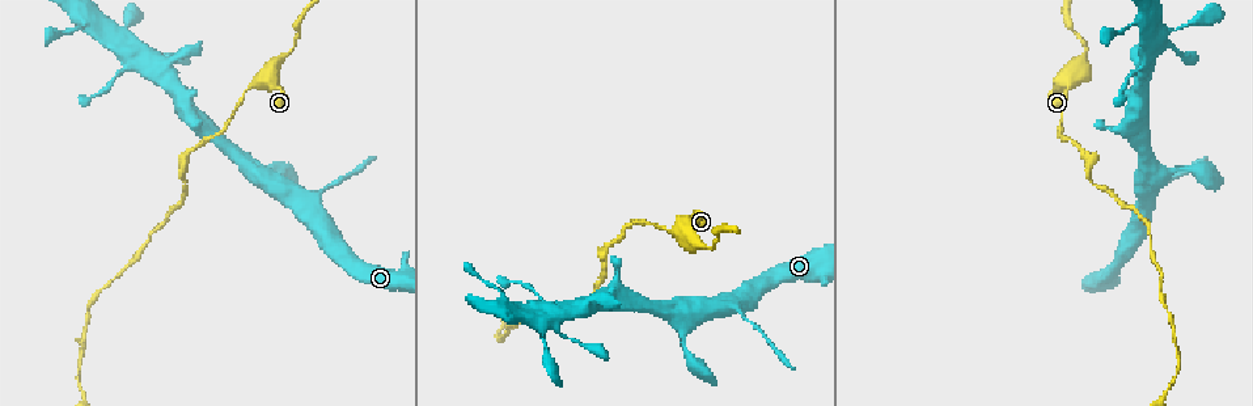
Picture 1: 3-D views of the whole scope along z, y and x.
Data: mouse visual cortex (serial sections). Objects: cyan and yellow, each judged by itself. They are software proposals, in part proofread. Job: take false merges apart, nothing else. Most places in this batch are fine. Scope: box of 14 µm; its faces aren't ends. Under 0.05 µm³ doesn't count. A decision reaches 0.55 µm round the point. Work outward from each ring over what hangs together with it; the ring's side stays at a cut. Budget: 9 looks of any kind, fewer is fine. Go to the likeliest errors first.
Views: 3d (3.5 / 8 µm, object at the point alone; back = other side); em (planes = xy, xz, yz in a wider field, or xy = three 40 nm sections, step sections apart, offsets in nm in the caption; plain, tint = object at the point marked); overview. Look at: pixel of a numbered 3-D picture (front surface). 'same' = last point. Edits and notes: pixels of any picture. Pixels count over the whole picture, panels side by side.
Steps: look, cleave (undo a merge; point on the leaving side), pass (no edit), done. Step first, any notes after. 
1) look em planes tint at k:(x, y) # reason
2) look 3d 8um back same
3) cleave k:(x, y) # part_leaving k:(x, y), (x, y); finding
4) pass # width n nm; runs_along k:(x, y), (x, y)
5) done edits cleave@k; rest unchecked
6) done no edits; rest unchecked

look 3d 3.5um at 1:(662, 227) # thick turns thin

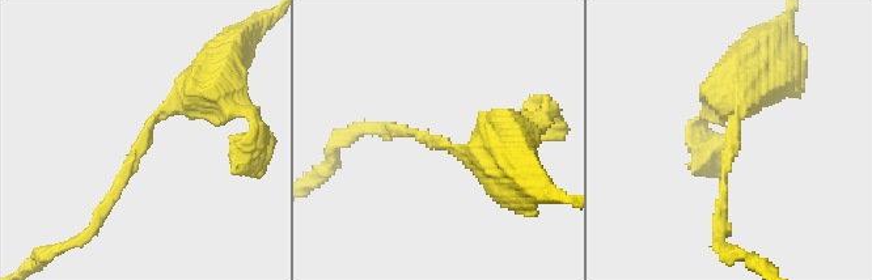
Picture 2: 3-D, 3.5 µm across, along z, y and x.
look em xy step 5 tint at 2:(738, 123) # arm_widths 150, 500 nm; need the tissue

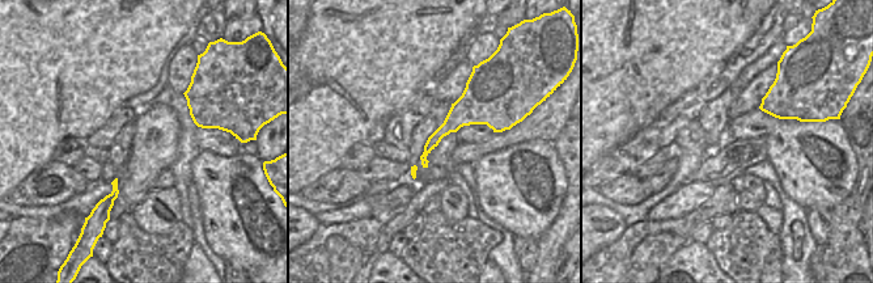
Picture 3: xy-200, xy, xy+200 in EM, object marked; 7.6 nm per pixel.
pass # runs_along 2:(220, 96), (172, 104), (111, 196); one cell here

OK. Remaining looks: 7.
look 3d 3.5um back at 1:(731, 306) # small branch off a trunk

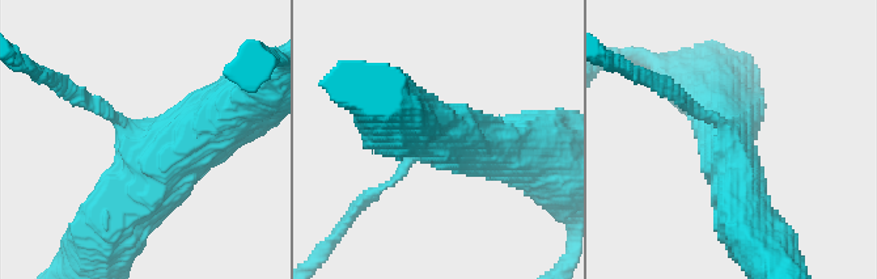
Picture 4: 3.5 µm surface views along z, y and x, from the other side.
look em xy step 5 tint at 4:(726, 149) # arms 3; arm_widths 150, 700, 700 nm

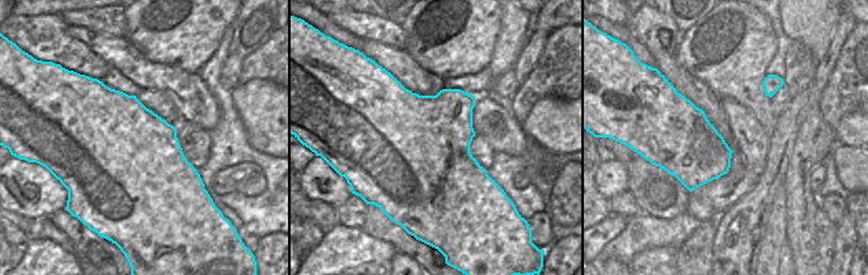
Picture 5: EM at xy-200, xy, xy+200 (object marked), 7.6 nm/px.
look em planes tint same # cut it another way

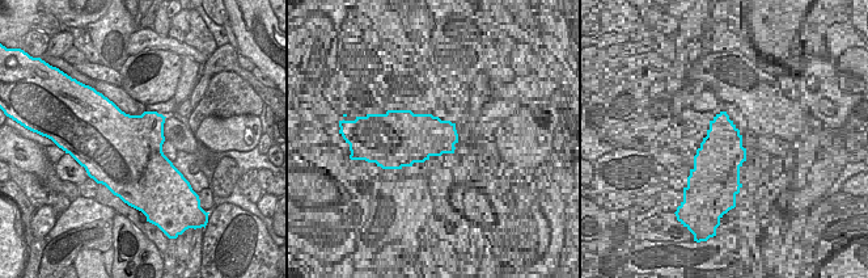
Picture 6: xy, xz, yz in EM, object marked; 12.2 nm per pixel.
pass # runs_along 4:(111, 237), (156, 173), (228, 109); one cell here

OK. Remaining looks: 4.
look 3d 3.5um at 1:(121, 31) # four-way junction

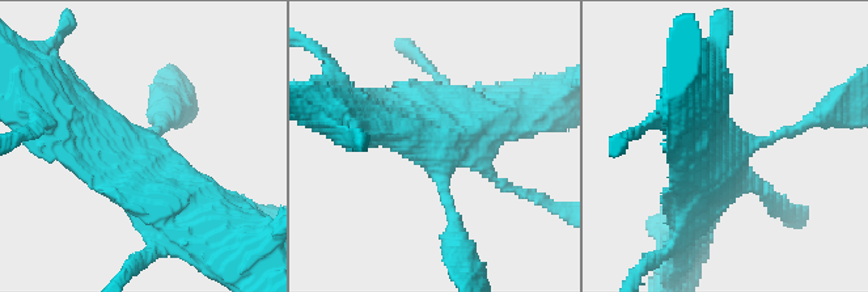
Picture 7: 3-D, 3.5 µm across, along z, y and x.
look em xy step 1 tint at 7:(145, 147) # need the tissue

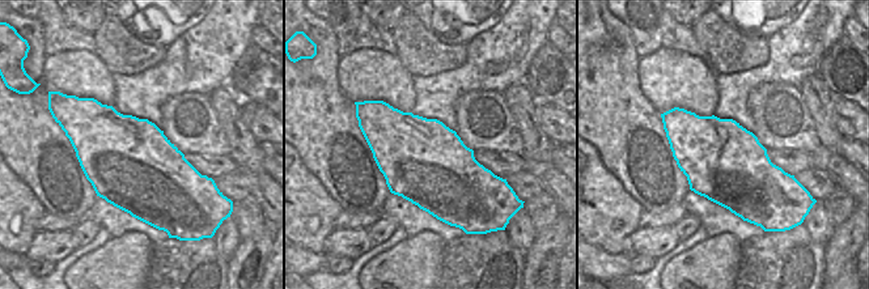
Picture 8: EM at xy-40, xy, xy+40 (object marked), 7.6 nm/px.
pass # runs_along 7:(207, 220), (118, 139), (73, 123); all the same cell

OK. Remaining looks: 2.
look 3d 3.5um at 1:(1090, 178) # a narrow waist

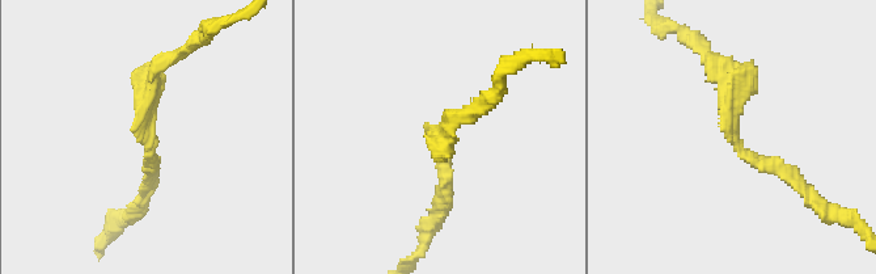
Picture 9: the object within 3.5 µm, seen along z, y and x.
look em planes tint at 9:(147, 140)

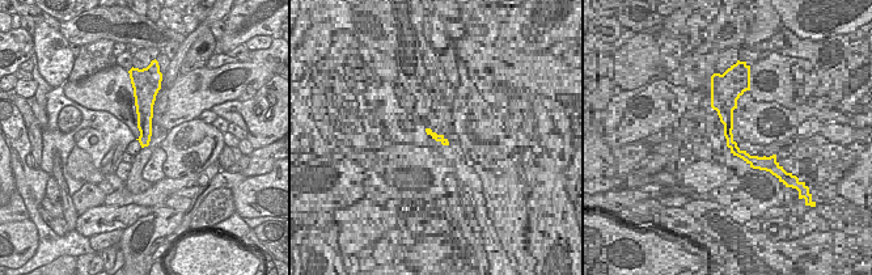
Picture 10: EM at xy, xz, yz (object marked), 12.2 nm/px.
pass # continuous, no second cell

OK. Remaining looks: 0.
done no edits; rest unchecked

